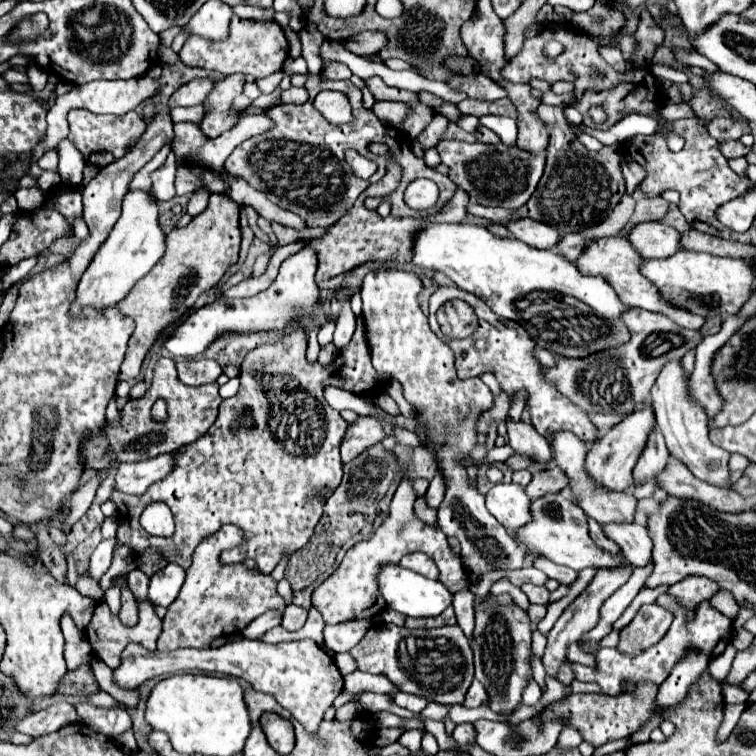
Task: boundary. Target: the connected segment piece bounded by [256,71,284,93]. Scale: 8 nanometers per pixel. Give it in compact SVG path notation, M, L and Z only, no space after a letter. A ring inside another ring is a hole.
M276 71L276 73L272 73L270 77L258 79L256 83L258 83L258 87L262 89L262 93L272 93L272 91L276 89L276 85L280 83L282 77L284 77L284 73L282 73L282 71Z

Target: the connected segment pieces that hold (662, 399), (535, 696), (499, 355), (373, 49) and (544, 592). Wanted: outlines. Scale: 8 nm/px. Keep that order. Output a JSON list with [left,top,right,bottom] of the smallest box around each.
[[650,359,730,487],[522,679,542,704],[428,287,596,445],[344,31,388,55],[522,585,550,605]]

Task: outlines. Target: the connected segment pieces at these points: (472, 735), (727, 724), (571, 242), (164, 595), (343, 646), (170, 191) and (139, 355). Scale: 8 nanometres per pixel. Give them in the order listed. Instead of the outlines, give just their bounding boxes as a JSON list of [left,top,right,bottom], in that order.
[[454,723,476,745],[720,703,748,739],[556,233,588,261],[148,563,184,607],[324,621,368,653],[150,155,176,201],[118,193,240,379]]

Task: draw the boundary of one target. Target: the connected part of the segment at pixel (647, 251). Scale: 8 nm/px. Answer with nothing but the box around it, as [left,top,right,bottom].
[628,221,680,257]

